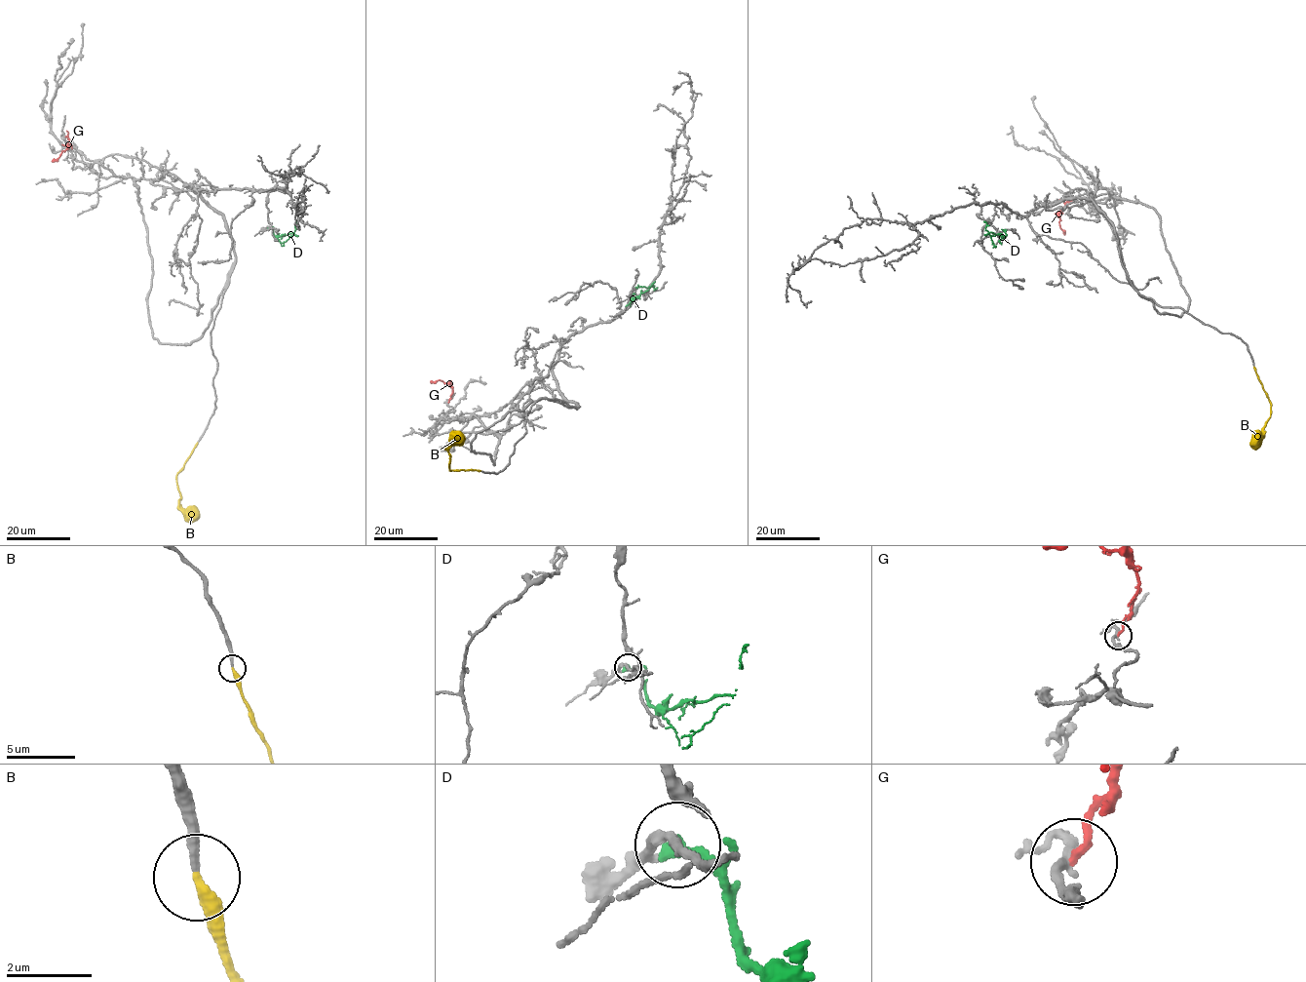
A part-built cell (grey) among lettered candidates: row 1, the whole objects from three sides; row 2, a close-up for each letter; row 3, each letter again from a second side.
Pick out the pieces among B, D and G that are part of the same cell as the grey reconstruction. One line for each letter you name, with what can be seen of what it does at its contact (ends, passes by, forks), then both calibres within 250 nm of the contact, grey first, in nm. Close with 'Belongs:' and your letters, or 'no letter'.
B: it ends; calibres 220 and 320 nm
Belongs: B

